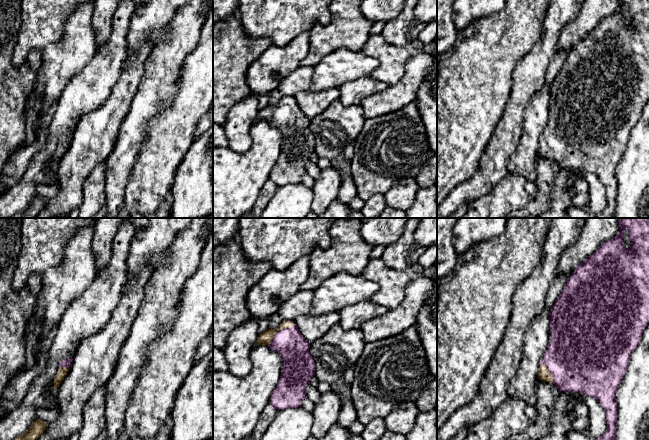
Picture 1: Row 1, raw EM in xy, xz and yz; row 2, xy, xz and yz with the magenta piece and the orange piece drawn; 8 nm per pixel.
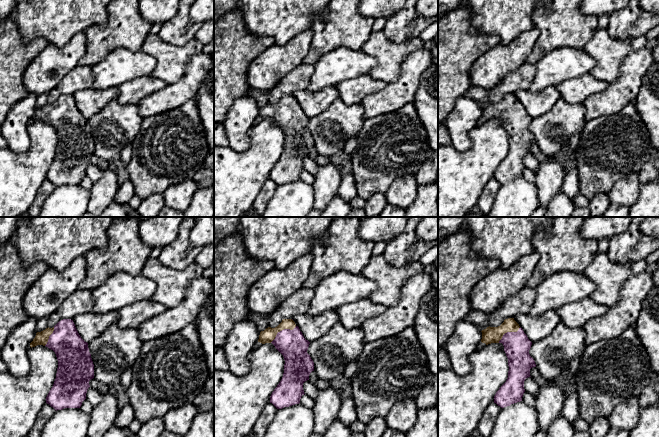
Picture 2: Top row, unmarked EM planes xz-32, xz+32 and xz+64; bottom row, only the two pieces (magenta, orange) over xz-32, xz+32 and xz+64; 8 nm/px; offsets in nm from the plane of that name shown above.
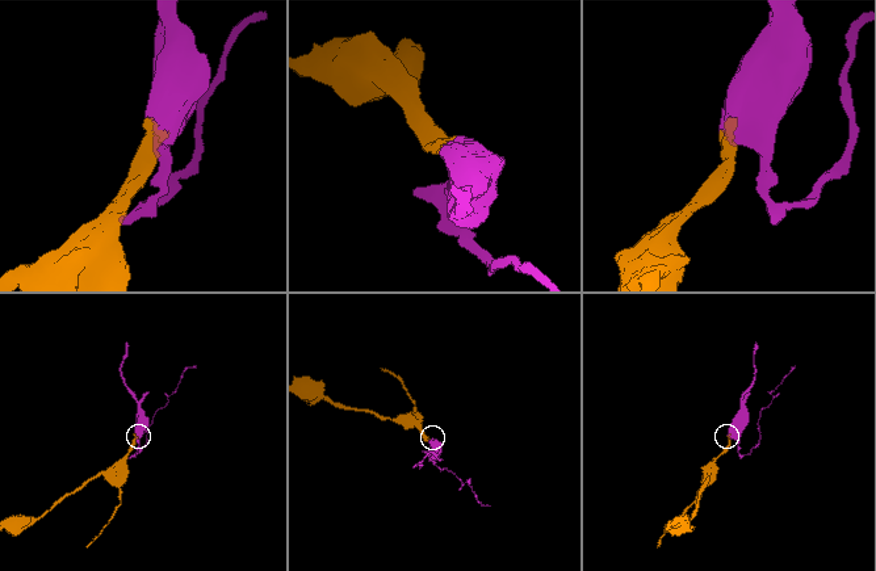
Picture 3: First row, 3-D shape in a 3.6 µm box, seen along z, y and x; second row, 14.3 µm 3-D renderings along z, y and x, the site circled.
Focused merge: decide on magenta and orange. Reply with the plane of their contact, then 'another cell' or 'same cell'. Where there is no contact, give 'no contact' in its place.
xz | same cell

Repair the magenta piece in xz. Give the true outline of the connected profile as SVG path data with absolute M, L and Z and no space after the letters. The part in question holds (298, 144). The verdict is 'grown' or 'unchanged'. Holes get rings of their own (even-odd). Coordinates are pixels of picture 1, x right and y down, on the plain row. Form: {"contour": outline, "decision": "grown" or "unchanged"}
{"contour": "M292 96L283 97L278 104L260 109L256 119L267 121L278 128L283 138L280 156L269 174L269 180L277 186L301 183L303 175L307 173L306 162L315 152L315 138L309 129L310 119L303 114Z", "decision": "grown"}

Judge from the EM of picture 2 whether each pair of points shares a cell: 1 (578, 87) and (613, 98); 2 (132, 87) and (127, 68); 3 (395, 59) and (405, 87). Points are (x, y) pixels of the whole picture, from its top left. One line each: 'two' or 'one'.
1: two
2: two
3: two

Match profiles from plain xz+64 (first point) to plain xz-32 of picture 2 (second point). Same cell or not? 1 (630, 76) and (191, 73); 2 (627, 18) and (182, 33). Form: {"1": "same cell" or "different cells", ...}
{"1": "same cell", "2": "same cell"}

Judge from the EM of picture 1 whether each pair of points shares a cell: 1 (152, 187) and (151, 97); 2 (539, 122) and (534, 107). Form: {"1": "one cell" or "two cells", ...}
{"1": "two cells", "2": "one cell"}

